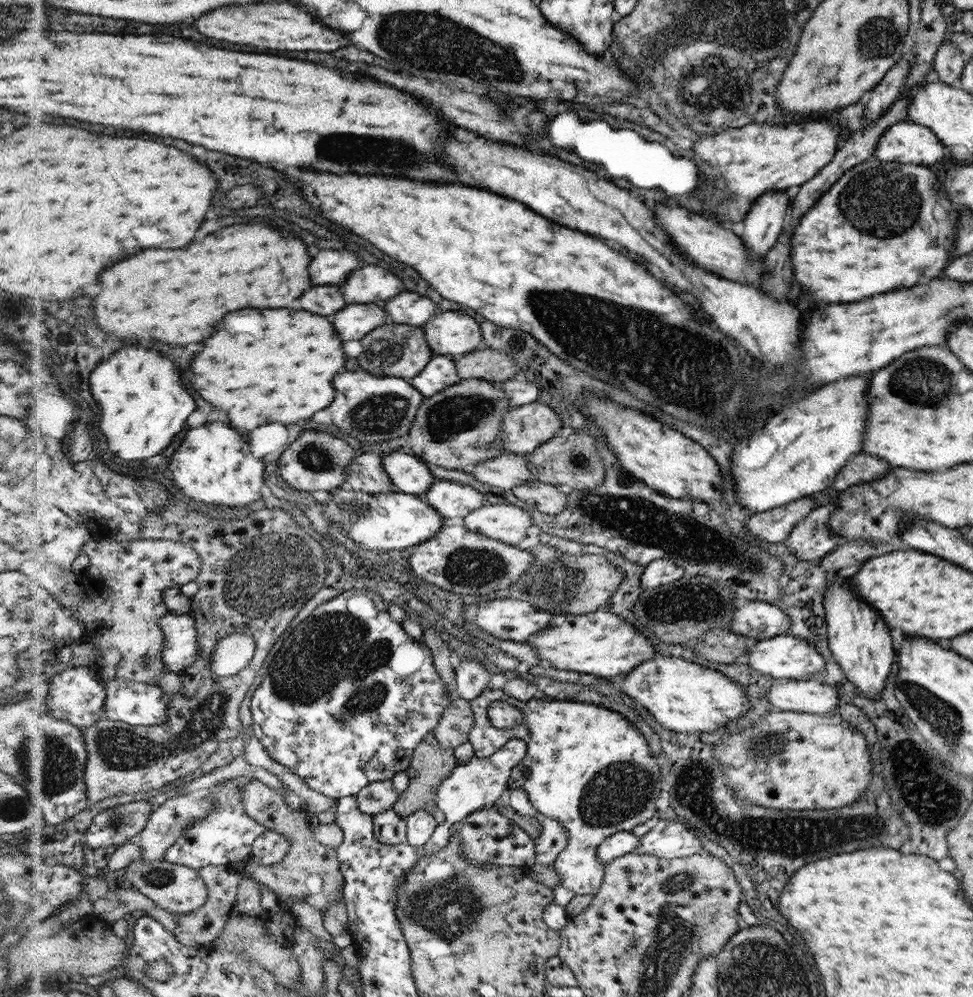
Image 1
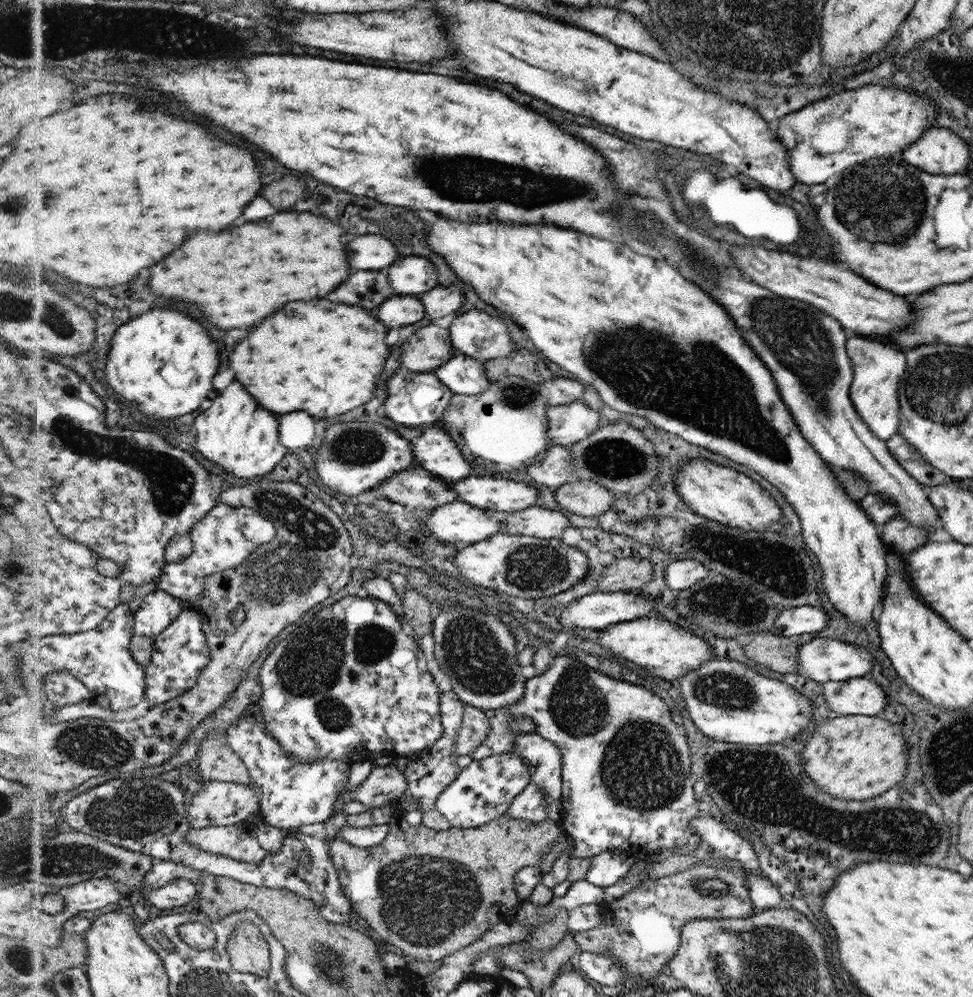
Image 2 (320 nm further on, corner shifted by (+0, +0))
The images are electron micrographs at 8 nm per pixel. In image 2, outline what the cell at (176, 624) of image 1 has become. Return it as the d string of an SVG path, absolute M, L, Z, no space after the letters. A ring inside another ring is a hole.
M157 588L145 598L141 609L136 612L137 621L135 634L152 637L157 640L165 630L172 626L172 623L184 612L188 610L188 605L180 598L168 593L168 590Z

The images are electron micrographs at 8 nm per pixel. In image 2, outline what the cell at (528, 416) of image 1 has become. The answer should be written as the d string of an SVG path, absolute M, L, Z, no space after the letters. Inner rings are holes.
M582 400L566 405L549 406L548 436L551 444L570 447L600 427L600 416Z

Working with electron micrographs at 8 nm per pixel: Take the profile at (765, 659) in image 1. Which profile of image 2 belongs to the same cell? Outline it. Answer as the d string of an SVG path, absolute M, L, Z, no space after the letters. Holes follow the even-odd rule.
M813 638L799 648L799 669L796 673L807 680L827 683L866 677L872 668L874 668L874 656L866 648L842 642L840 639Z

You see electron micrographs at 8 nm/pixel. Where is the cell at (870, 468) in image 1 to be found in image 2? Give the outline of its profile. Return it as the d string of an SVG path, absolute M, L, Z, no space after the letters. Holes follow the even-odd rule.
M899 433L887 440L888 450L899 462L900 466L911 474L920 485L930 485L931 487L942 485L947 480L947 476L935 467L930 466L922 455L918 454L914 447Z

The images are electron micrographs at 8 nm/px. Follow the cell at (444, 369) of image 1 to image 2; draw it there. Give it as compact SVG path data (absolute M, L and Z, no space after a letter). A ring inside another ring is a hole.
M462 353L433 372L454 394L480 394L492 383L484 362Z

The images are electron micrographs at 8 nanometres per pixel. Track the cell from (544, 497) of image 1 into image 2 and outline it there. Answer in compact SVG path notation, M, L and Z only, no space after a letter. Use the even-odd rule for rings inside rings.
M571 479L563 486L552 488L552 491L562 508L584 517L596 517L606 513L617 499L614 493L592 480Z

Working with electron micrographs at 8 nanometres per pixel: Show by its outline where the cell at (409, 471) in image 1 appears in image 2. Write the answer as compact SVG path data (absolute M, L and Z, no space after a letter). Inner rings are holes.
M438 423L421 434L412 454L415 454L415 466L449 483L470 477L472 472L471 464L460 454L460 446Z

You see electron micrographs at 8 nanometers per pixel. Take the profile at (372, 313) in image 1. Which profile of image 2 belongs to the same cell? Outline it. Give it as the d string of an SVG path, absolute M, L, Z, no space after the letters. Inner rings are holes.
M396 295L384 301L376 314L388 322L388 326L408 326L425 317L425 306L417 295Z

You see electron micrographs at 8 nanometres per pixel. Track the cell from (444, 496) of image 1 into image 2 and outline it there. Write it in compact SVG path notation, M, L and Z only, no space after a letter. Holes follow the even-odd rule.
M478 475L451 482L458 501L486 510L506 513L526 510L539 504L539 493L524 482Z

